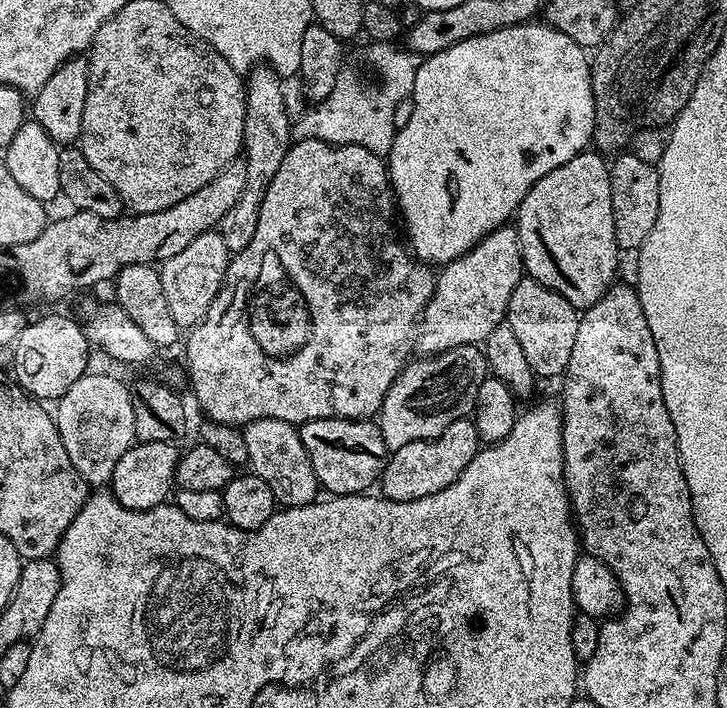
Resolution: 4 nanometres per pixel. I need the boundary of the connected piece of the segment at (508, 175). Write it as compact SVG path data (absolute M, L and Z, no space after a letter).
M543 22L516 24L512 28L503 28L497 32L491 32L490 34L482 34L481 36L475 36L474 38L466 38L466 42L458 42L458 46L450 46L438 54L421 59L420 69L418 70L418 78L414 78L414 86L412 87L412 94L410 97L410 105L411 104L412 109L408 112L408 121L406 121L405 124L403 121L403 123L397 127L396 137L392 143L392 148L388 151L388 155L386 157L386 163L388 165L388 183L392 185L394 203L398 209L399 215L402 217L402 224L404 216L404 224L408 227L408 236L406 232L406 240L410 245L410 251L417 260L429 266L443 266L449 264L452 260L457 260L459 256L470 251L471 248L473 248L474 245L483 238L483 236L490 235L490 233L492 233L496 228L505 227L505 225L507 225L509 221L515 217L516 210L520 207L522 198L526 198L526 194L534 186L534 182L538 182L542 178L546 178L546 174L550 174L550 170L558 170L558 166L562 166L562 162L570 162L570 158L574 158L578 153L585 151L585 149L589 147L588 139L591 138L592 132L594 136L594 133L598 128L596 122L596 102L594 100L594 94L592 93L592 70L590 67L590 60L586 55L585 49L580 48L570 38L566 38L566 34L562 34L558 30L549 28L548 25Z

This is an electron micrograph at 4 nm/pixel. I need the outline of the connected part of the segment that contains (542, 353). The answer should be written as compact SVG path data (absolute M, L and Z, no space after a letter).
M525 278L518 282L518 286L514 286L514 294L510 294L506 323L518 337L518 342L526 354L526 362L530 362L530 370L540 378L560 378L568 369L580 318L581 313L570 302L566 302L562 294L542 286L542 282Z

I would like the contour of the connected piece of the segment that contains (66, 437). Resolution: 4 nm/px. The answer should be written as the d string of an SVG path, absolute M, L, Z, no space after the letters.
M85 374L66 390L54 408L54 419L56 429L62 438L62 446L66 446L66 454L70 454L70 462L76 468L76 475L79 479L85 480L90 486L96 484L107 485L114 474L114 466L118 466L118 458L125 450L132 447L136 440L134 430L134 406L132 405L133 395L129 385L115 380L112 376L92 376Z

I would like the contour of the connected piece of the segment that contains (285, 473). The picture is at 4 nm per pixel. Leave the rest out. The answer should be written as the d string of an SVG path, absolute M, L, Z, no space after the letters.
M262 418L243 425L242 431L248 455L247 467L258 478L262 478L266 486L270 486L277 505L284 508L301 508L317 503L322 489L314 474L314 466L306 454L306 446L302 446L297 425L288 424L285 420Z

